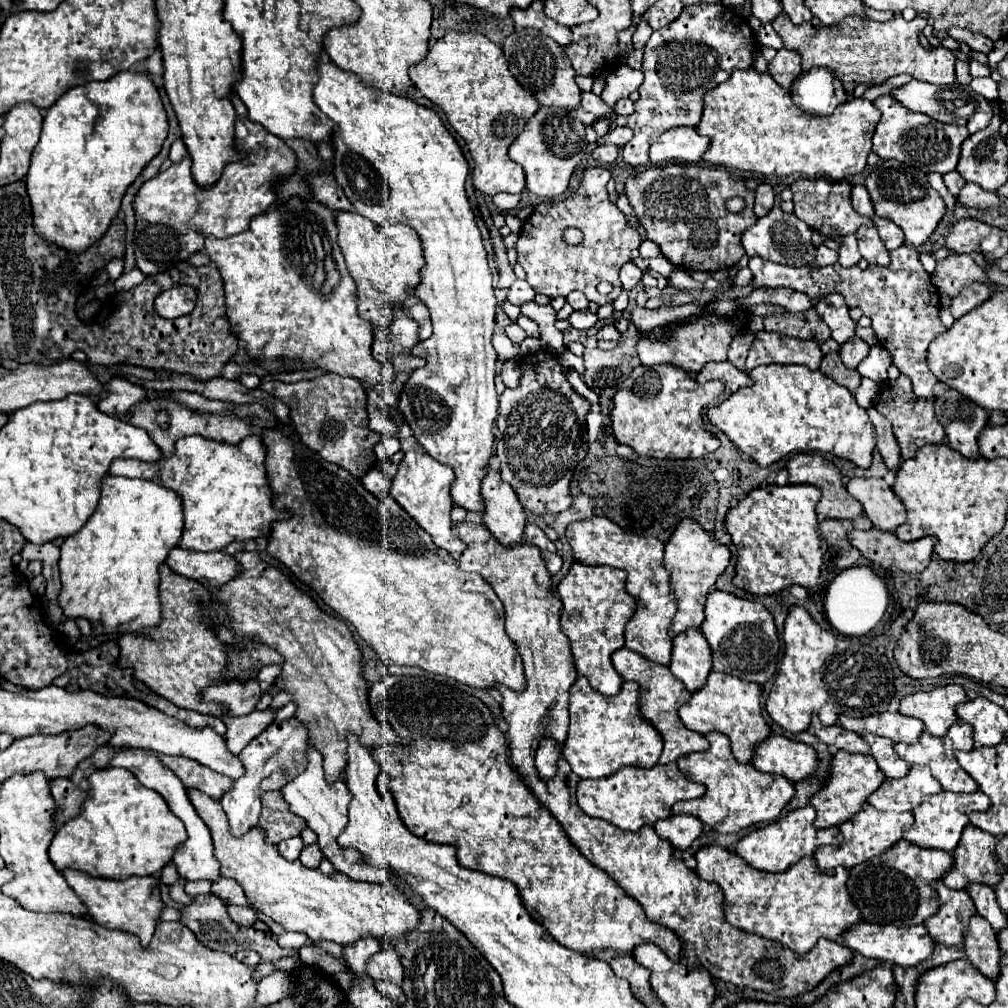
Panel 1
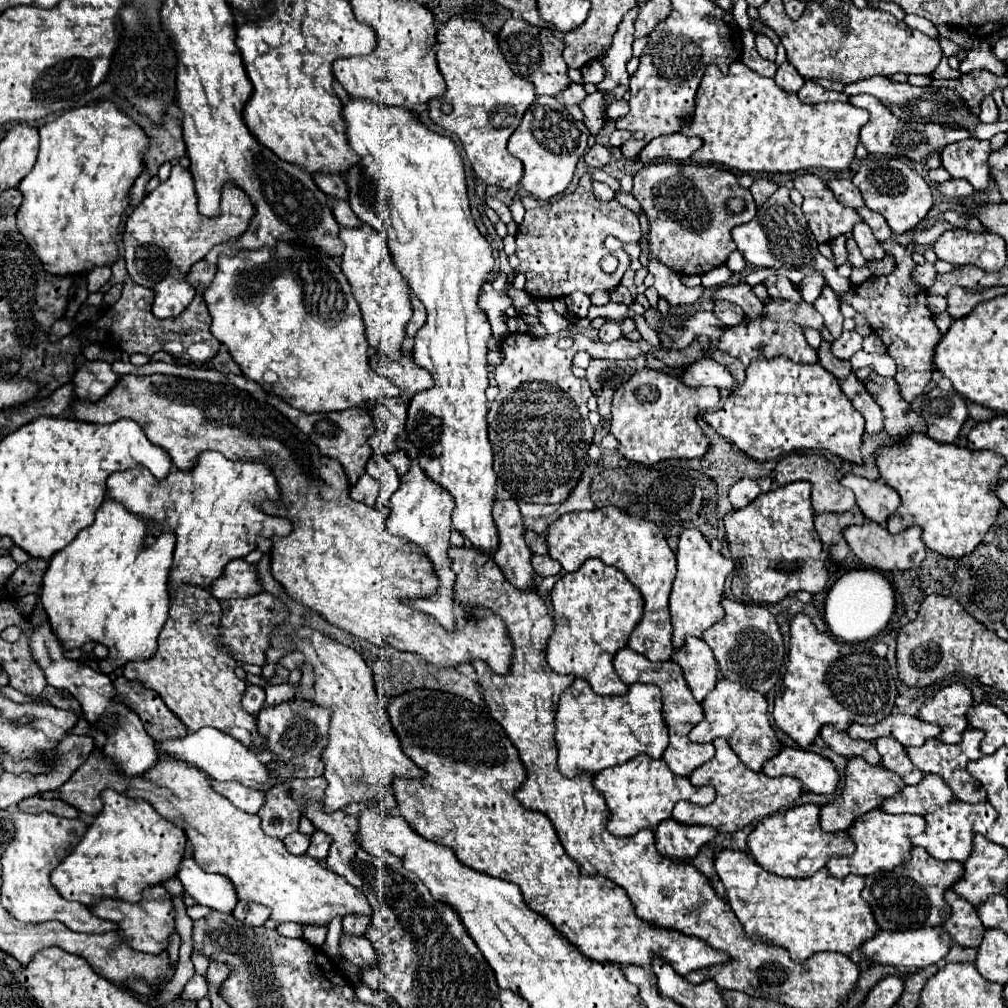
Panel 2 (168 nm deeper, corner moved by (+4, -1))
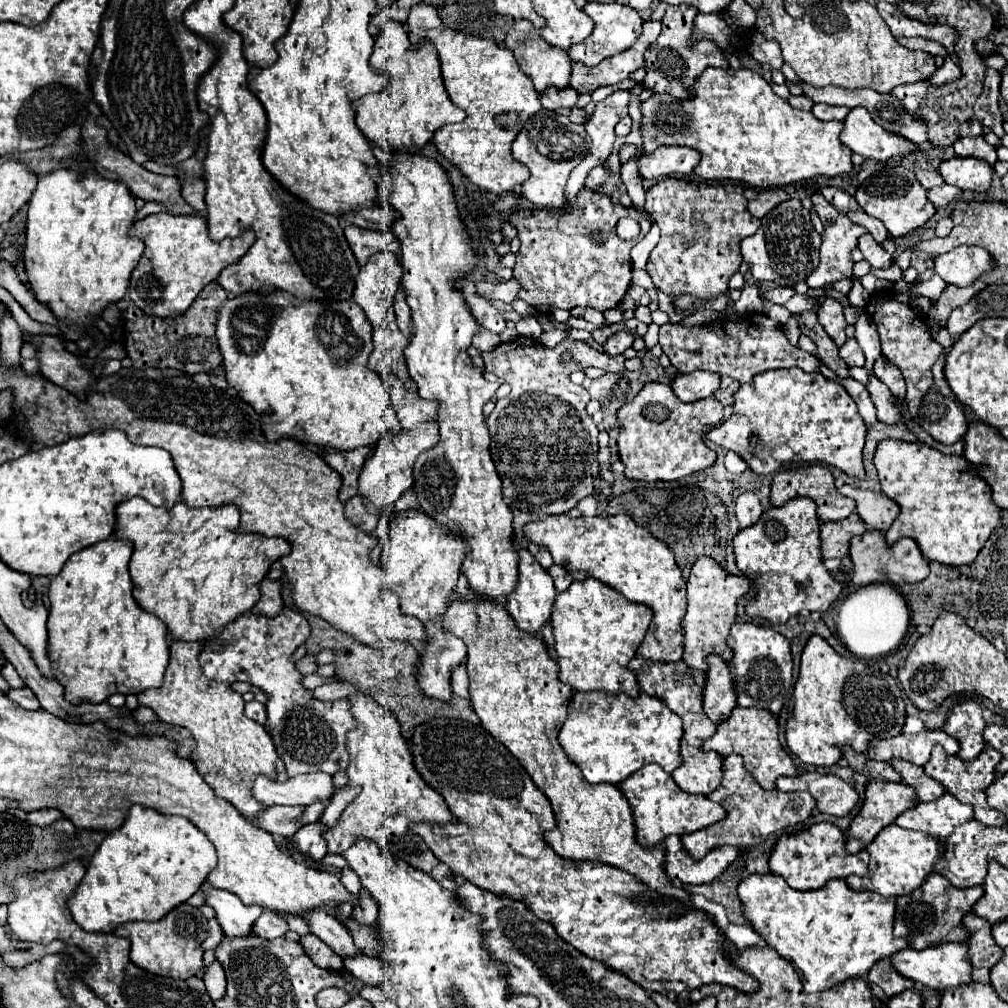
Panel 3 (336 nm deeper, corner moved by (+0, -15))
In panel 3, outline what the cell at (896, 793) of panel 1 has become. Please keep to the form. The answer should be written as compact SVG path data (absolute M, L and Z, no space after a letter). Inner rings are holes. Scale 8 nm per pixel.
M944 793L938 801L920 803L918 807L906 811L906 815L896 819L896 825L904 829L922 831L944 841L954 833L958 825L972 819L974 819L974 811L970 805L958 801L950 793Z

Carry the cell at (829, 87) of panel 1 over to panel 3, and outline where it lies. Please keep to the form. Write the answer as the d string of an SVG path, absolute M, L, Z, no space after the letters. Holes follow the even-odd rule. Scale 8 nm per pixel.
M814 105L812 109L814 117L818 117L820 121L844 121L848 111L850 111L848 107L832 107L832 105Z

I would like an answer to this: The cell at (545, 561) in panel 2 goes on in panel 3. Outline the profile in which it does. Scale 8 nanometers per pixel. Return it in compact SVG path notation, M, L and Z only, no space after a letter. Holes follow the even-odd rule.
M552 565L552 567L548 569L548 573L550 573L550 577L554 579L554 587L556 587L558 593L566 591L566 589L570 587L570 583L574 581L572 575L570 575L564 567L558 567L558 565Z

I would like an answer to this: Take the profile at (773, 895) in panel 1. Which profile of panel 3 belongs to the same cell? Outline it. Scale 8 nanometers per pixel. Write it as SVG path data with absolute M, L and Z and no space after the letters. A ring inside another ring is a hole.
M750 875L738 885L738 895L742 901L742 909L746 919L754 925L760 937L778 951L780 957L790 961L800 973L804 991L818 993L828 987L836 987L846 979L856 979L868 975L872 965L884 957L894 955L910 945L904 937L894 937L894 917L896 903L894 899L886 899L882 895L874 895L872 891L854 891L846 885L844 879L832 879L822 889L816 891L794 891L782 877L778 875Z

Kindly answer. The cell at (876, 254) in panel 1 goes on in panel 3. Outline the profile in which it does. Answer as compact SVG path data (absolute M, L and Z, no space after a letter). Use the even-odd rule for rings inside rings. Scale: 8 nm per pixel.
M864 233L858 239L858 249L862 251L864 259L870 261L872 267L890 267L894 263L894 257L880 243L876 243L870 233Z

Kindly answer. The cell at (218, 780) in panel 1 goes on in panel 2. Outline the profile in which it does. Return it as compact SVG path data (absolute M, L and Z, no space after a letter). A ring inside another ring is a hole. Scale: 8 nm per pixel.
M210 779L210 785L216 793L230 799L238 809L244 809L246 813L258 813L260 805L262 805L262 797L264 797L262 791L244 787L244 785L234 783L234 781L232 783L222 783L222 781Z

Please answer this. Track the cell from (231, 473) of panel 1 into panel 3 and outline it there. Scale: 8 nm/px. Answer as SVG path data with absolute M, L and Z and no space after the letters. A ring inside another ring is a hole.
M132 497L130 501L118 505L114 537L130 541L134 549L128 565L134 583L134 599L144 611L154 613L166 623L174 641L198 641L202 647L206 647L224 631L228 623L250 613L260 599L260 581L266 577L278 557L290 553L290 543L286 539L268 539L258 533L238 533L238 521L240 513L234 505L190 509L180 501L170 511L160 515L156 515L156 507L142 497Z

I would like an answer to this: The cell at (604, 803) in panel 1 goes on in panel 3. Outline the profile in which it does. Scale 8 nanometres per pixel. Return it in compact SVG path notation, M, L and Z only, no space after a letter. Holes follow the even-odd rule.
M646 765L628 779L624 779L620 785L620 791L628 799L634 819L636 819L636 839L640 845L652 847L662 843L668 835L686 835L694 833L698 829L704 829L712 823L718 823L726 817L726 811L720 803L710 801L702 795L690 795L684 793L662 767L658 765Z

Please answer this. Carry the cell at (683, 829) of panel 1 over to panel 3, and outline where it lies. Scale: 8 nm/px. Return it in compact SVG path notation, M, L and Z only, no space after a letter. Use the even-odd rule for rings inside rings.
M672 835L664 841L666 847L666 859L664 859L664 871L670 881L680 881L686 885L708 885L714 879L718 879L728 865L732 865L738 855L740 847L716 847L700 861L690 859L686 855L686 849L682 847L680 837Z

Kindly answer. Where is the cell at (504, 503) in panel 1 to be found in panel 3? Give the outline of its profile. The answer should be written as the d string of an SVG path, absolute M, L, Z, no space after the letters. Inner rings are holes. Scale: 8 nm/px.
M514 543L514 547L520 551L520 581L518 581L518 587L508 595L508 601L506 601L506 611L510 613L510 617L514 619L516 627L530 633L530 635L538 635L538 631L550 621L552 617L552 609L554 609L554 601L556 601L556 589L554 589L554 583L548 575L548 571L526 551L522 549L520 545Z

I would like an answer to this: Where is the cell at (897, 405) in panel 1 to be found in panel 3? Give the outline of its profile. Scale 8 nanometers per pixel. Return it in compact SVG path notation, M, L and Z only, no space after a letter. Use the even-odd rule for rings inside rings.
M870 375L868 383L866 383L866 389L870 393L870 399L872 403L876 405L876 415L880 421L892 425L892 423L898 423L902 417L902 407L900 403L896 401L896 397L890 393L890 389L874 375Z

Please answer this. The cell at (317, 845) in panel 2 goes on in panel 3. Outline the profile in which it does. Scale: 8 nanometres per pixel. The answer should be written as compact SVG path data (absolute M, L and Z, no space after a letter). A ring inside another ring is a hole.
M364 693L348 699L352 703L352 715L358 721L358 727L348 733L348 751L352 761L346 773L350 779L348 785L360 785L362 793L344 809L338 823L326 831L324 839L328 841L328 853L346 851L356 839L374 839L384 853L400 857L410 867L430 875L438 861L426 843L410 829L410 825L456 823L456 817L448 811L442 795L428 787L416 771L394 715L382 709L374 697Z

